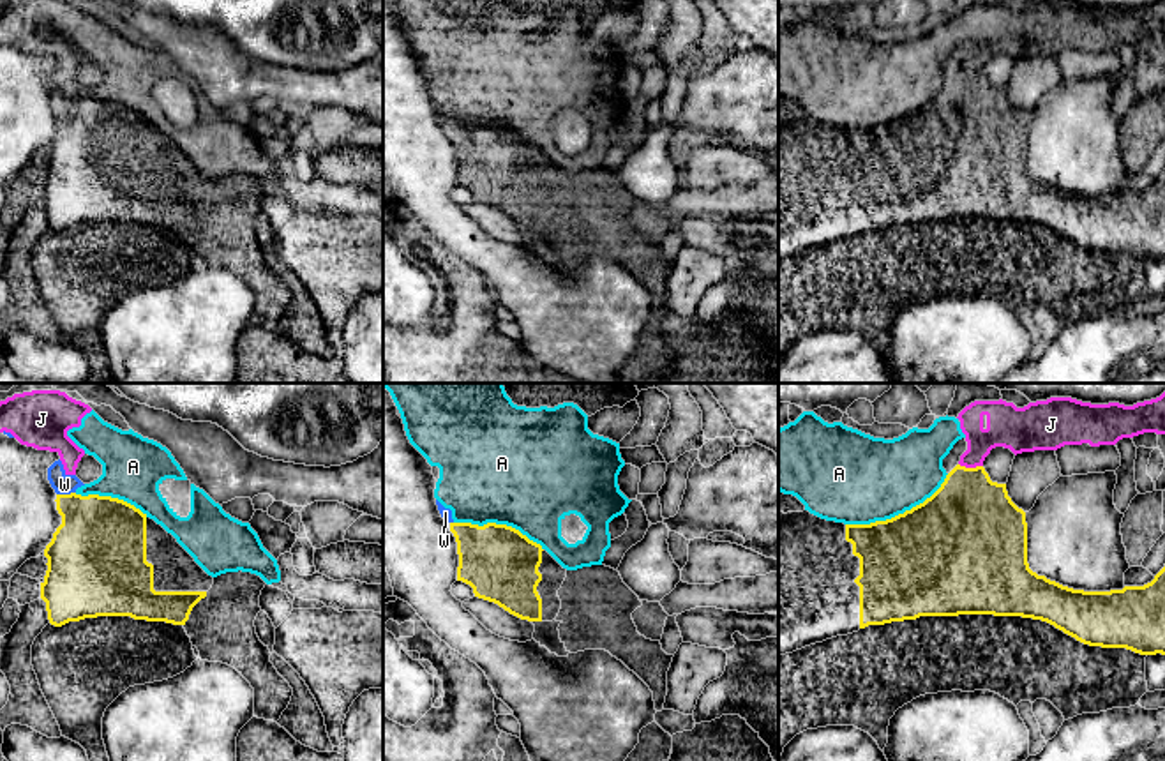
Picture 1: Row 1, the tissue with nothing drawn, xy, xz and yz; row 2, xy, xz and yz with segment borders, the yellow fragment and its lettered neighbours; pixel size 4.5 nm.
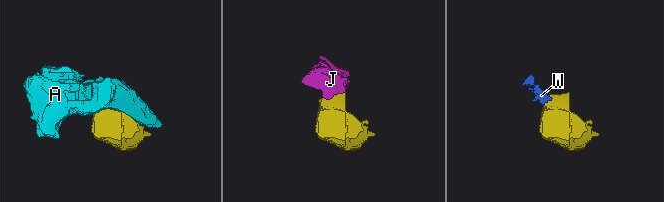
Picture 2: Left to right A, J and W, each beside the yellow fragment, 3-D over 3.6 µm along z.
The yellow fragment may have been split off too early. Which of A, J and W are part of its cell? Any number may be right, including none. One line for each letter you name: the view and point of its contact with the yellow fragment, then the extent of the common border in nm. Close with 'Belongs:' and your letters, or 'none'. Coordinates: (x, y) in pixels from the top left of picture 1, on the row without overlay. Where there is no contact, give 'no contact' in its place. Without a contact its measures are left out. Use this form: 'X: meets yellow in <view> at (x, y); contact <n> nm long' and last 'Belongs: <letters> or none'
Belongs: none

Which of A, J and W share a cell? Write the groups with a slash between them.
A J W

